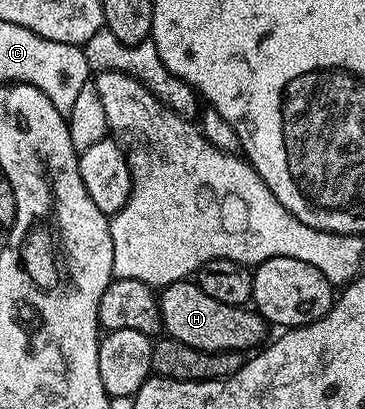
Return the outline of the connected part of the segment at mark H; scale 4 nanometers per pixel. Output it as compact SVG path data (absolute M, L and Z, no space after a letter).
M181 279L163 286L158 293L158 304L163 332L170 335L171 340L181 341L202 351L252 351L265 344L264 336L270 332L255 308L218 303L218 299L210 299L210 295L206 295L206 291L202 291L202 287L192 279Z

